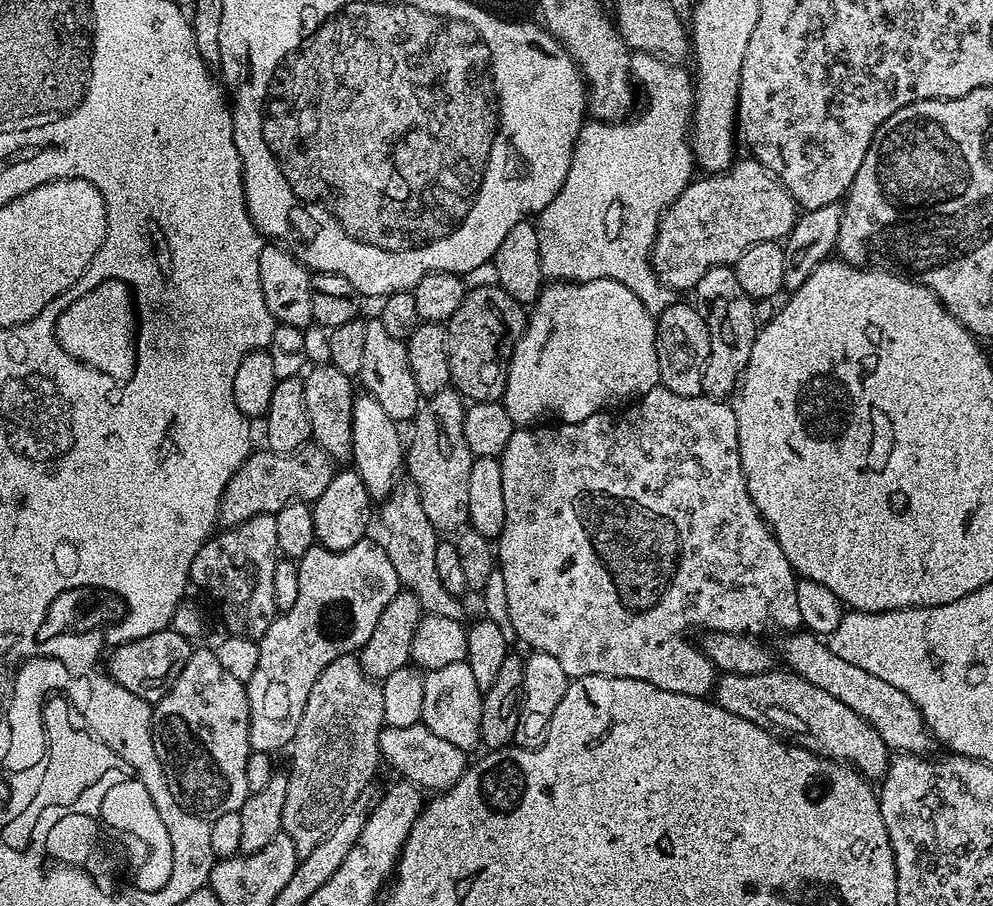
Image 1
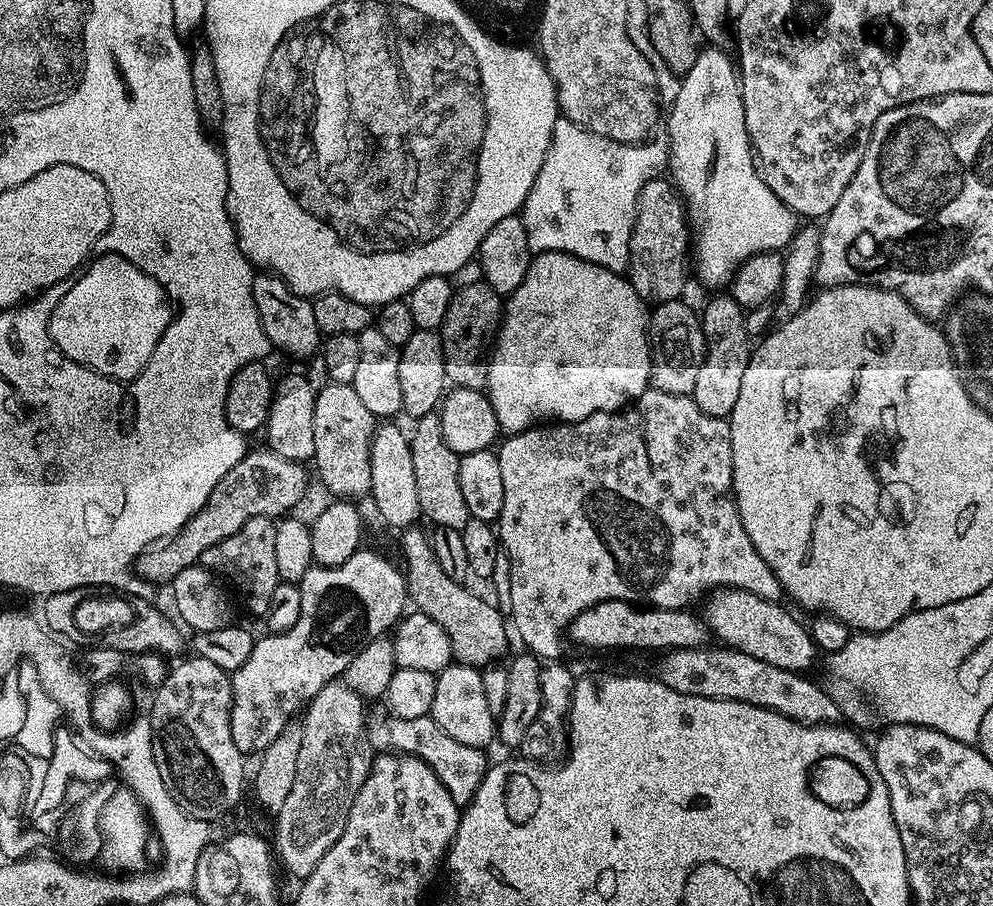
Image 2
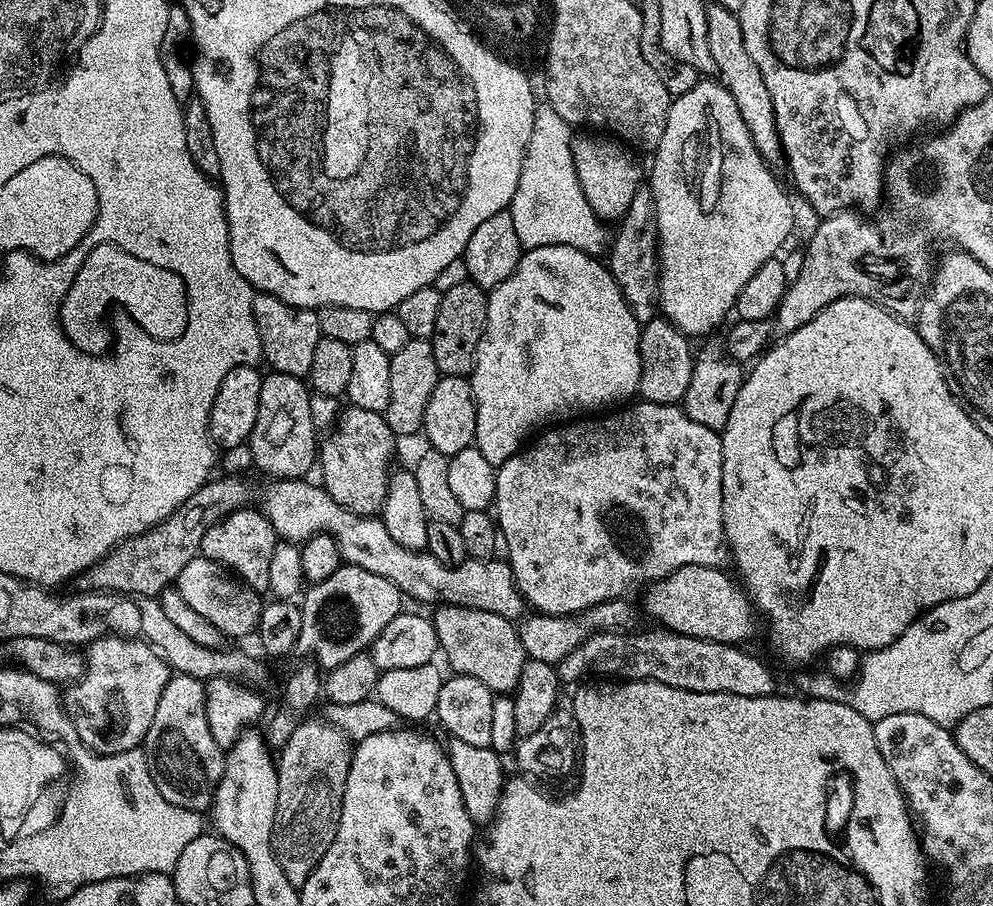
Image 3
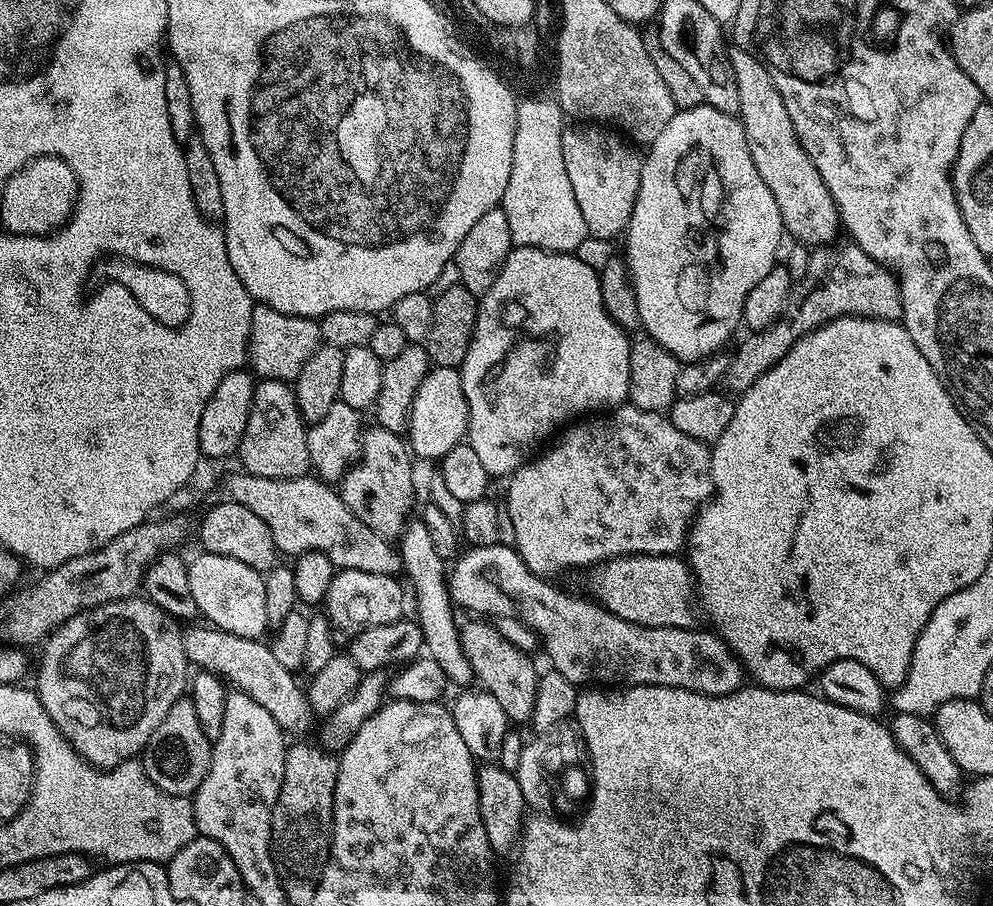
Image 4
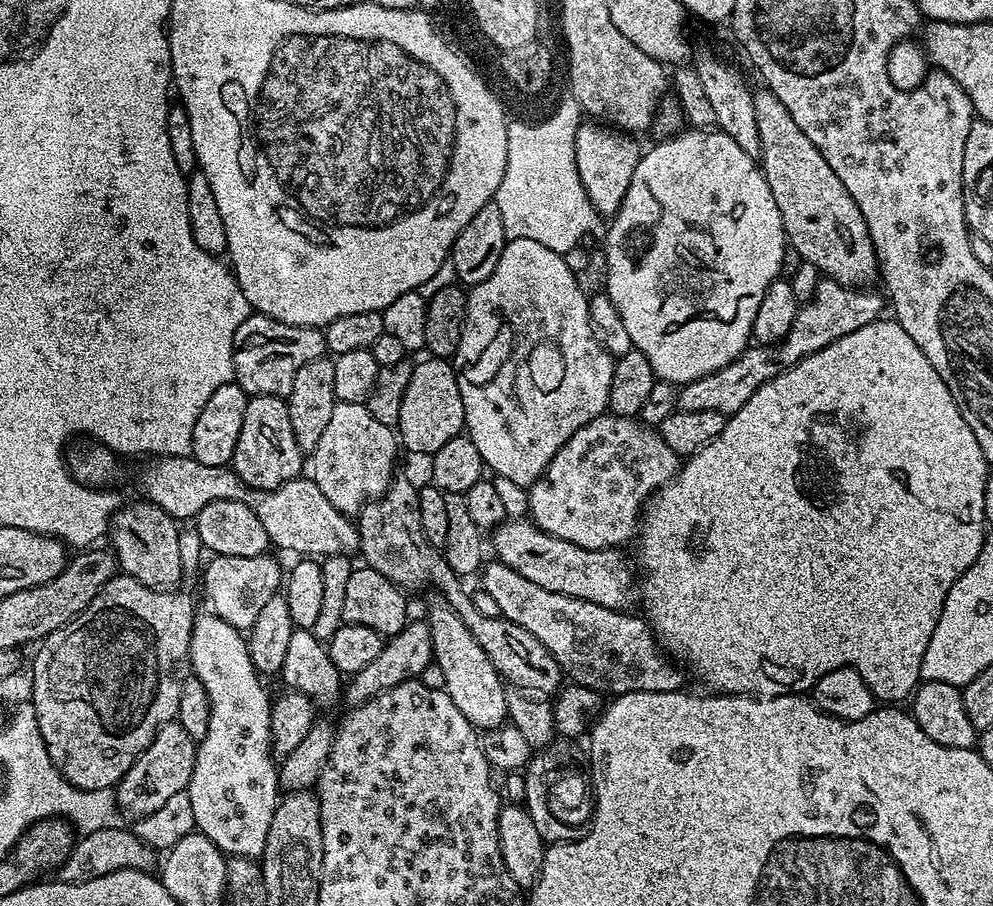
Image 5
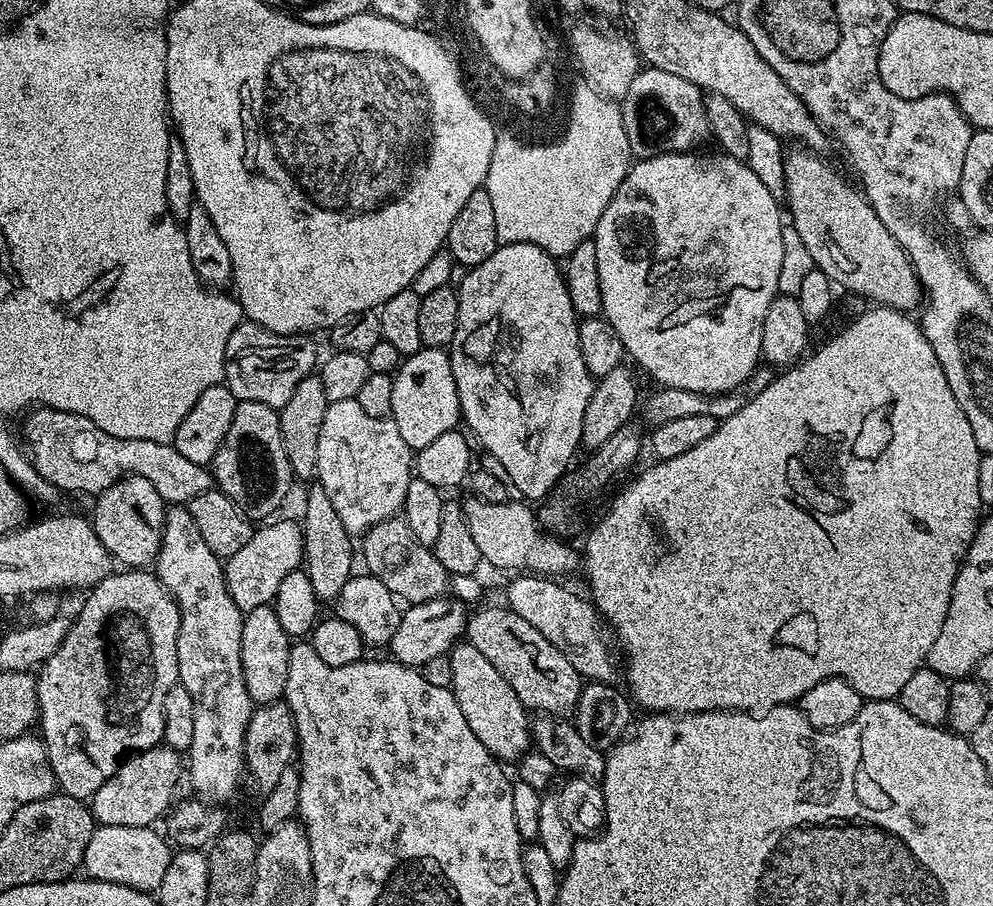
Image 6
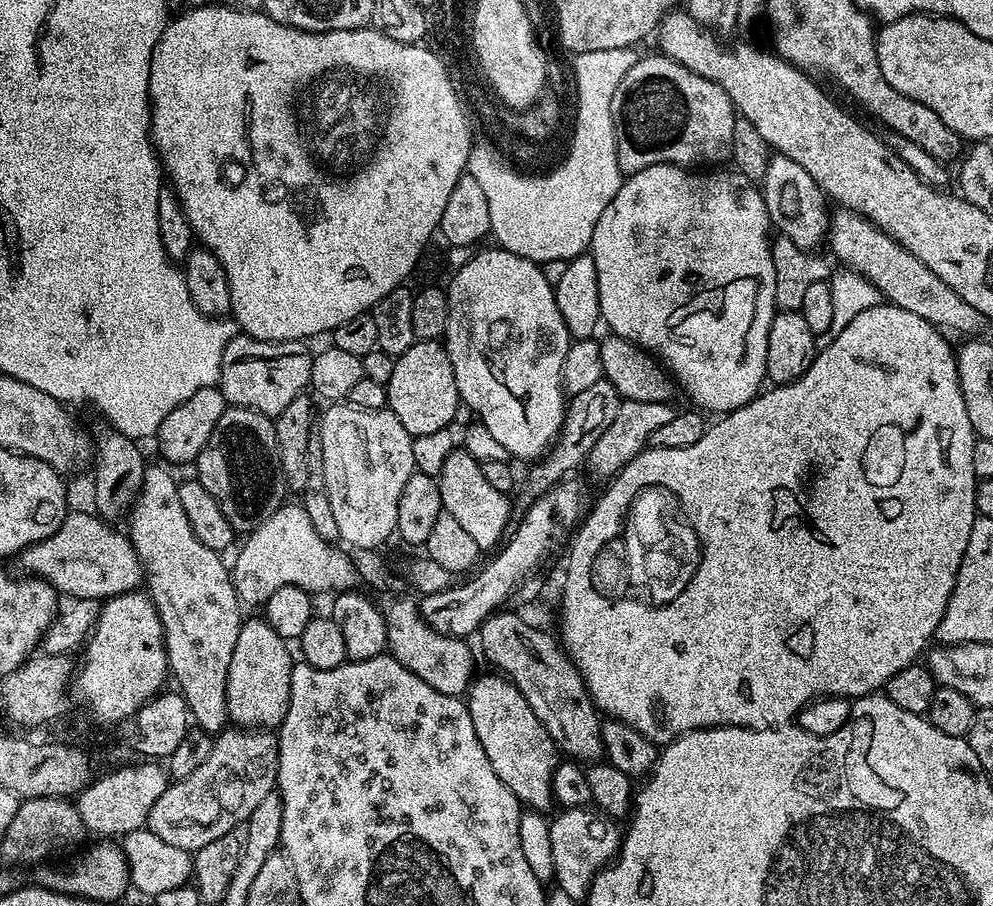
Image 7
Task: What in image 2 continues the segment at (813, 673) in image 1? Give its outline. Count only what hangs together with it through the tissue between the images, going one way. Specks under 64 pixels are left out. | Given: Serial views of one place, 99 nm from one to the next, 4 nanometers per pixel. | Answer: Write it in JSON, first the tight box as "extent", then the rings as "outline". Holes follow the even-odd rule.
{"extent":[702,588,818,674],"outline":[[[718,588],[707,597],[708,605],[704,608],[702,619],[716,636],[721,645],[750,654],[758,662],[770,662],[782,670],[801,674],[807,673],[808,667],[818,657],[818,649],[812,641],[812,633],[804,628],[783,608],[783,603],[767,600],[758,594],[750,594],[741,588]]]}

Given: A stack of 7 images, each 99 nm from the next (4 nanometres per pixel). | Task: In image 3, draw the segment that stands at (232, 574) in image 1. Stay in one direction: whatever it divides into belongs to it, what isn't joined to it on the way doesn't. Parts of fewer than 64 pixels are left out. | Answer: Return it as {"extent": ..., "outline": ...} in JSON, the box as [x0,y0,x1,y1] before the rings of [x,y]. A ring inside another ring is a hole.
{"extent":[200,506,277,594],"outline":[[[245,506],[234,510],[229,516],[223,516],[210,530],[206,530],[206,535],[202,538],[200,555],[219,564],[229,573],[235,574],[253,592],[264,594],[268,592],[270,558],[277,543],[276,532],[263,512],[255,507]]]}

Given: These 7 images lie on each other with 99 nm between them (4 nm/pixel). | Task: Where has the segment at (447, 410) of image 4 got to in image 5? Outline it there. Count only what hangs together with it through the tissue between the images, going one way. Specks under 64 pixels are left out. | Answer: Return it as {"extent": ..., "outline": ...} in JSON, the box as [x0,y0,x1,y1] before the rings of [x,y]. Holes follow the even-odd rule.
{"extent":[398,358,465,454],"outline":[[[427,358],[419,364],[413,363],[410,374],[410,386],[406,386],[406,394],[402,394],[402,414],[398,425],[398,440],[412,452],[425,452],[431,454],[442,450],[450,438],[461,435],[465,431],[464,407],[462,394],[458,390],[458,378],[455,367],[444,358]]]}

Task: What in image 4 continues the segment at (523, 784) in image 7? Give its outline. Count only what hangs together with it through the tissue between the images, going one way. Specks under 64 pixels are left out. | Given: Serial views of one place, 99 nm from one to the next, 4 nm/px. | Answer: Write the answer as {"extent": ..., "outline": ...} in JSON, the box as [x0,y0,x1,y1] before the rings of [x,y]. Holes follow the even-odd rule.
{"extent":[398,518,474,685],"outline":[[[412,518],[405,524],[404,531],[398,537],[398,551],[400,553],[403,575],[406,574],[412,579],[412,588],[416,591],[416,613],[414,613],[414,616],[424,635],[424,648],[426,649],[427,655],[431,656],[434,662],[438,662],[438,666],[442,666],[442,670],[448,675],[449,681],[453,685],[471,685],[468,683],[473,683],[474,680],[472,667],[460,645],[460,630],[458,627],[458,619],[456,620],[458,612],[453,605],[452,595],[448,592],[446,583],[446,561],[438,558],[433,544],[430,542],[430,533],[426,530],[423,519]]]}

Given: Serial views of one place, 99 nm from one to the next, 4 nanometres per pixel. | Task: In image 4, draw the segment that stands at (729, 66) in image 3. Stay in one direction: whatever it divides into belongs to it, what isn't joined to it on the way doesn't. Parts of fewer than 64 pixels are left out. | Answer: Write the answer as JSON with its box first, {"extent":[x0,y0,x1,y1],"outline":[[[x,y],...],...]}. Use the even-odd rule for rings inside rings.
{"extent":[728,46,842,246],"outline":[[[739,46],[729,47],[728,57],[738,82],[738,119],[746,134],[746,146],[750,146],[750,158],[754,158],[754,166],[758,166],[758,174],[762,174],[762,182],[770,186],[770,194],[774,194],[774,202],[778,202],[785,233],[789,237],[793,236],[793,241],[805,246],[831,245],[839,237],[836,235],[841,235],[842,232],[840,211],[836,209],[830,190],[826,190],[826,182],[822,182],[822,174],[814,170],[814,162],[810,162],[806,150],[802,150],[794,122],[790,122],[790,114],[786,114],[782,94],[778,94],[778,86],[774,86],[774,78],[770,78],[770,70],[766,70],[764,63],[753,52],[747,52]]]}

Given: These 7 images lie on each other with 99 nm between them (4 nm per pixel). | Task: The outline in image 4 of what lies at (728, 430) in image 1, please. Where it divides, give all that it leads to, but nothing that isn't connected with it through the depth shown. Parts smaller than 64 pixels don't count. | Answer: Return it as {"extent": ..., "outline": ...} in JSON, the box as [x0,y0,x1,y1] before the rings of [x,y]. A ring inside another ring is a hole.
{"extent":[506,406,714,578],"outline":[[[621,406],[609,411],[607,414],[596,414],[591,418],[581,419],[579,422],[565,427],[559,433],[559,436],[560,441],[553,448],[545,447],[539,455],[529,459],[518,471],[512,473],[507,481],[507,484],[509,484],[506,524],[507,527],[508,524],[512,527],[513,538],[511,537],[511,539],[514,541],[516,553],[520,555],[522,562],[526,562],[526,566],[534,575],[548,578],[551,577],[551,572],[560,572],[563,568],[589,567],[588,569],[591,569],[604,560],[613,560],[616,556],[637,556],[638,554],[671,556],[679,553],[685,547],[688,539],[688,529],[691,528],[692,521],[696,519],[696,513],[714,495],[712,454],[709,445],[702,443],[701,440],[690,438],[690,434],[682,434],[682,430],[678,430],[678,426],[674,426],[668,421],[665,413],[651,412],[650,410],[642,410],[631,406]]]}

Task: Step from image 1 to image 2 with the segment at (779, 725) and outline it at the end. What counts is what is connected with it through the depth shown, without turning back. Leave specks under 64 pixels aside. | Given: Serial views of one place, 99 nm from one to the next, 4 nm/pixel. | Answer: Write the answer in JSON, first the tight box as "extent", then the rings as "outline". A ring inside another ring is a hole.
{"extent":[658,646,841,724],"outline":[[[727,646],[674,648],[659,658],[658,679],[666,686],[687,696],[709,696],[715,700],[737,700],[774,710],[803,724],[831,724],[841,719],[840,707],[807,675],[758,662],[750,654],[742,654]]]}

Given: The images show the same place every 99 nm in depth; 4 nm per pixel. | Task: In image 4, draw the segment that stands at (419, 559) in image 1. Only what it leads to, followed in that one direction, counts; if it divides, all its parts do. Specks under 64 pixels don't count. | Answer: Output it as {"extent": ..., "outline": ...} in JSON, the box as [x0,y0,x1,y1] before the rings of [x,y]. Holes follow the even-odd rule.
{"extent":[459,618,540,725],"outline":[[[468,618],[459,625],[460,645],[472,667],[473,677],[480,680],[483,691],[494,694],[513,725],[527,725],[532,718],[534,698],[538,694],[540,676],[529,653],[512,645],[498,632],[492,622],[484,618]]]}

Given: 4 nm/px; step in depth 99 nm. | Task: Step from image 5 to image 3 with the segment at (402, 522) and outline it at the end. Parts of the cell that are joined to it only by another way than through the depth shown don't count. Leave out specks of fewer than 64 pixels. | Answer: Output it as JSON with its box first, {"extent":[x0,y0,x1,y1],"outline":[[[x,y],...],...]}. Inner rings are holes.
{"extent":[318,407,398,516],"outline":[[[345,407],[325,436],[328,437],[318,444],[318,472],[320,468],[323,488],[346,510],[359,516],[376,516],[384,505],[392,455],[398,444],[383,415],[374,410]]]}

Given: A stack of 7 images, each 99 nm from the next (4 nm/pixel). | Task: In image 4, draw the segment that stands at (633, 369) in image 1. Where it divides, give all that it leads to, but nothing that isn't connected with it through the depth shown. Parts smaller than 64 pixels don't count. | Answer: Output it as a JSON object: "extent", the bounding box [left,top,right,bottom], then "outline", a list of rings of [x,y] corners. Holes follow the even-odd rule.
{"extent":[459,247,632,477],"outline":[[[513,247],[512,251],[508,253],[498,278],[494,278],[494,286],[490,286],[490,290],[486,290],[483,296],[479,297],[476,310],[476,325],[470,342],[470,350],[466,350],[466,358],[460,363],[459,369],[462,378],[462,390],[466,394],[466,402],[468,403],[468,434],[466,442],[472,447],[474,454],[478,454],[482,466],[486,466],[489,477],[511,477],[512,473],[518,471],[529,457],[545,443],[543,440],[552,431],[555,433],[557,430],[563,429],[565,425],[575,421],[577,418],[584,418],[589,414],[604,414],[609,410],[615,410],[628,400],[630,346],[632,340],[629,333],[619,328],[610,318],[610,314],[606,314],[606,306],[602,302],[599,271],[595,267],[592,269],[586,261],[579,260],[578,257],[579,255],[566,252],[547,252],[544,248]]]}

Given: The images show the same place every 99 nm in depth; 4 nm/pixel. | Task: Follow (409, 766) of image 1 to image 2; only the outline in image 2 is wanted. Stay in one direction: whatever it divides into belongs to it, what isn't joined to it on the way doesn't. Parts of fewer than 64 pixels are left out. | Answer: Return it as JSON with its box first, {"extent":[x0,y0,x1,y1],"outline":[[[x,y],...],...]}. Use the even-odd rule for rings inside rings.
{"extent":[366,710,490,806],"outline":[[[381,710],[373,716],[371,713],[366,723],[368,741],[373,750],[380,754],[416,756],[422,762],[426,762],[426,766],[434,772],[438,782],[446,786],[450,798],[454,798],[457,806],[471,802],[490,767],[490,760],[484,757],[485,749],[465,746],[462,742],[450,738],[450,734],[446,734],[446,730],[442,730],[438,722],[432,720],[431,715],[422,718],[398,718],[387,710]]]}

